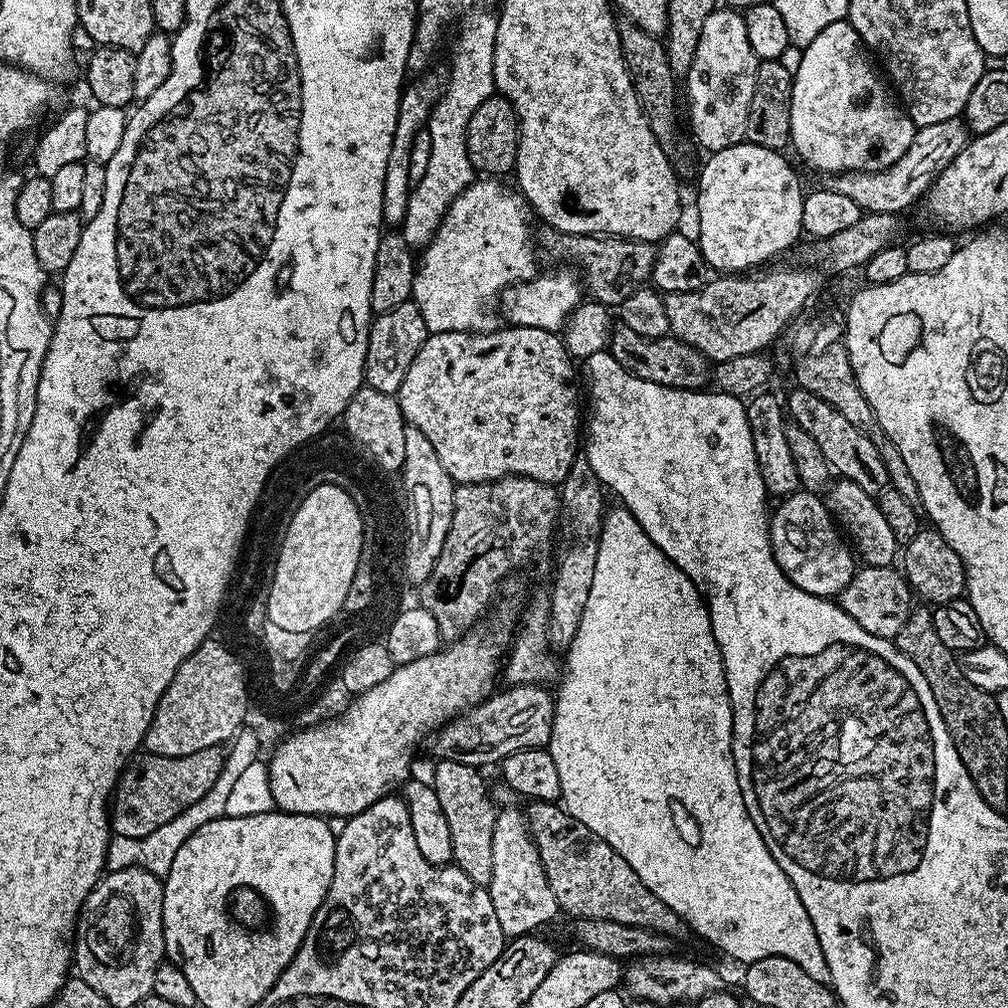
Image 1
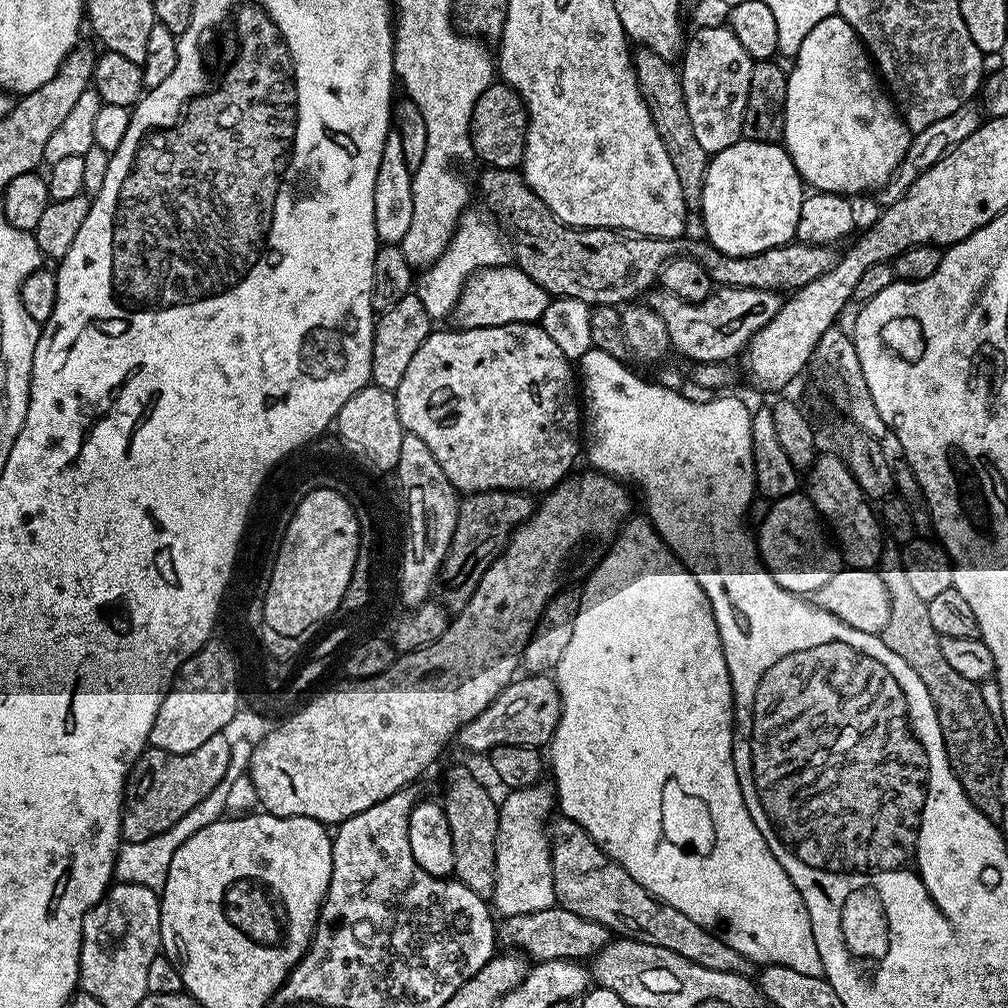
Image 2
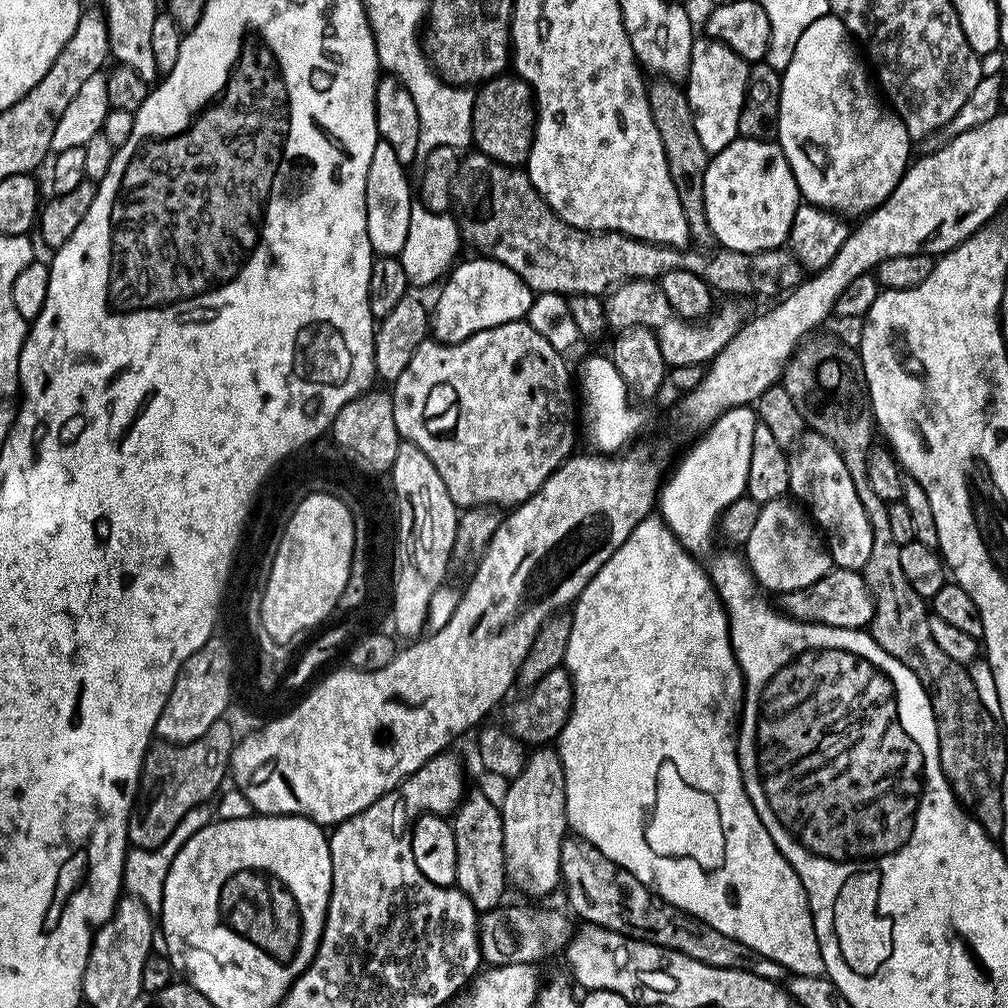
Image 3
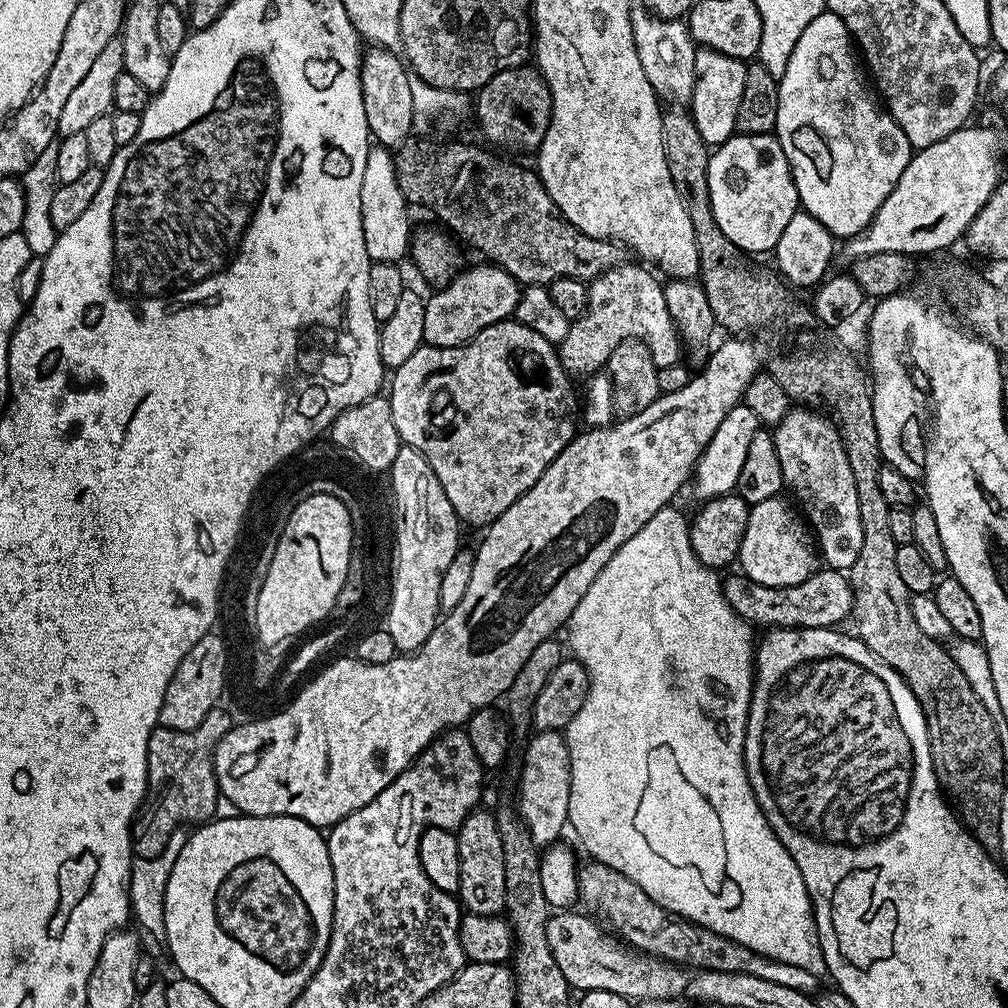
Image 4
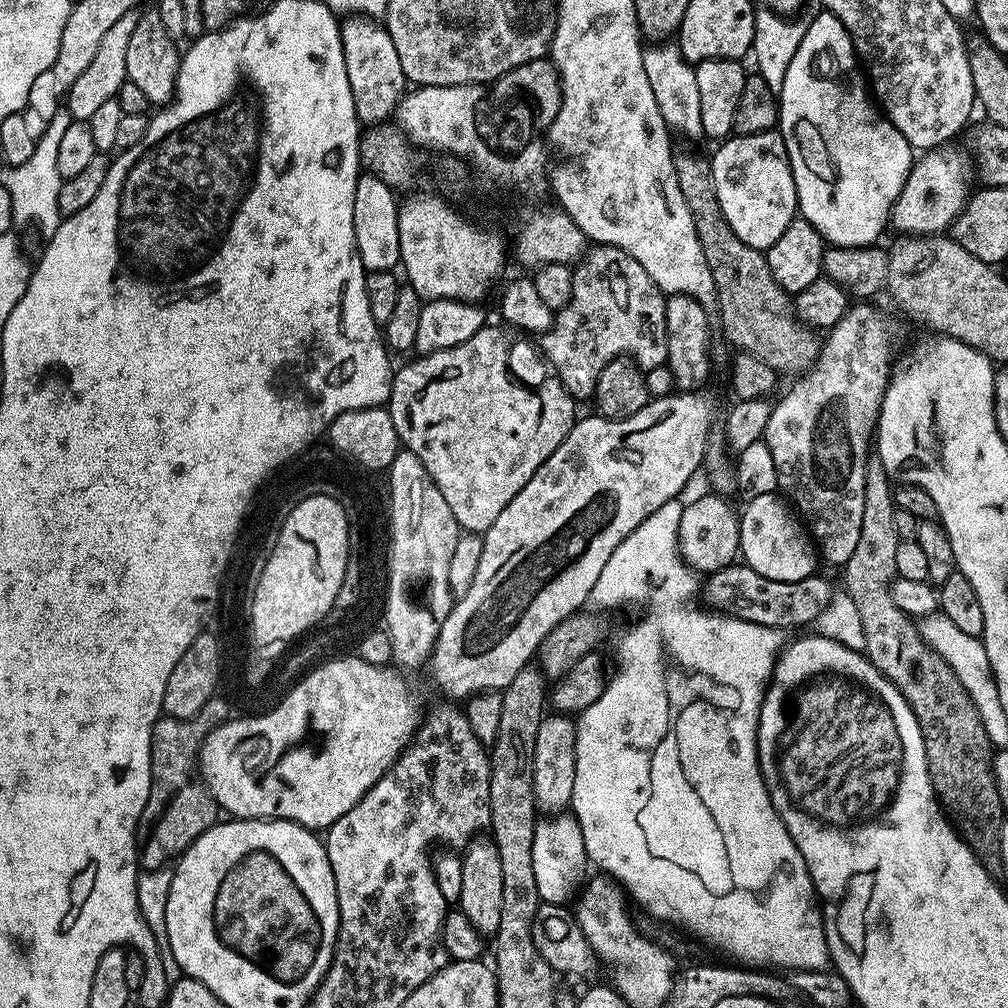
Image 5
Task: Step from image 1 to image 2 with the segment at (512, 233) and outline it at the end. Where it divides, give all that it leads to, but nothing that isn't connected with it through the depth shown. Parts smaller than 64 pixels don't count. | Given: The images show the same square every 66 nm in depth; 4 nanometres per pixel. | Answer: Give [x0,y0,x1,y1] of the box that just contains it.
[414,207,510,322]

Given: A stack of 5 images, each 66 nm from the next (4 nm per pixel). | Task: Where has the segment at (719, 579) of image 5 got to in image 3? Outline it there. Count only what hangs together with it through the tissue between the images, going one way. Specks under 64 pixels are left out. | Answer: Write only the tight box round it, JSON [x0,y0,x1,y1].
[779,567,874,629]

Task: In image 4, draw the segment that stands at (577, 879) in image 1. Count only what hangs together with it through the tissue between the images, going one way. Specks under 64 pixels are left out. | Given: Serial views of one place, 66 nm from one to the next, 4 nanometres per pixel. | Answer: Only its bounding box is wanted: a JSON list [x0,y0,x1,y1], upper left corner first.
[576,859,821,995]

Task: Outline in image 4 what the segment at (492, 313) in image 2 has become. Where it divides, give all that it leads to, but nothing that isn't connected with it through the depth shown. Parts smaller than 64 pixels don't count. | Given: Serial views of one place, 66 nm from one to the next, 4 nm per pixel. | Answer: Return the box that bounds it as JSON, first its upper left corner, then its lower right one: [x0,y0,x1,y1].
[422,262,522,348]

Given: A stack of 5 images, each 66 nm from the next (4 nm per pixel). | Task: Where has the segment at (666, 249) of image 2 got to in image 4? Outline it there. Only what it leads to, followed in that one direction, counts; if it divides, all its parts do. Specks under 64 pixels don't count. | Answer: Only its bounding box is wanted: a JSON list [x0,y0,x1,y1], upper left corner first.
[394,138,622,286]

